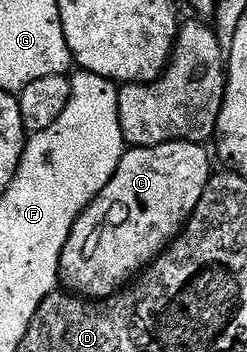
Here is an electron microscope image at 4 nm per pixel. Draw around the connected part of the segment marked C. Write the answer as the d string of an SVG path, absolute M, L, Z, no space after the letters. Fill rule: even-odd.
M177 140L126 152L107 187L77 218L63 247L63 277L73 281L76 296L114 297L177 240L211 176L205 149L204 144Z

